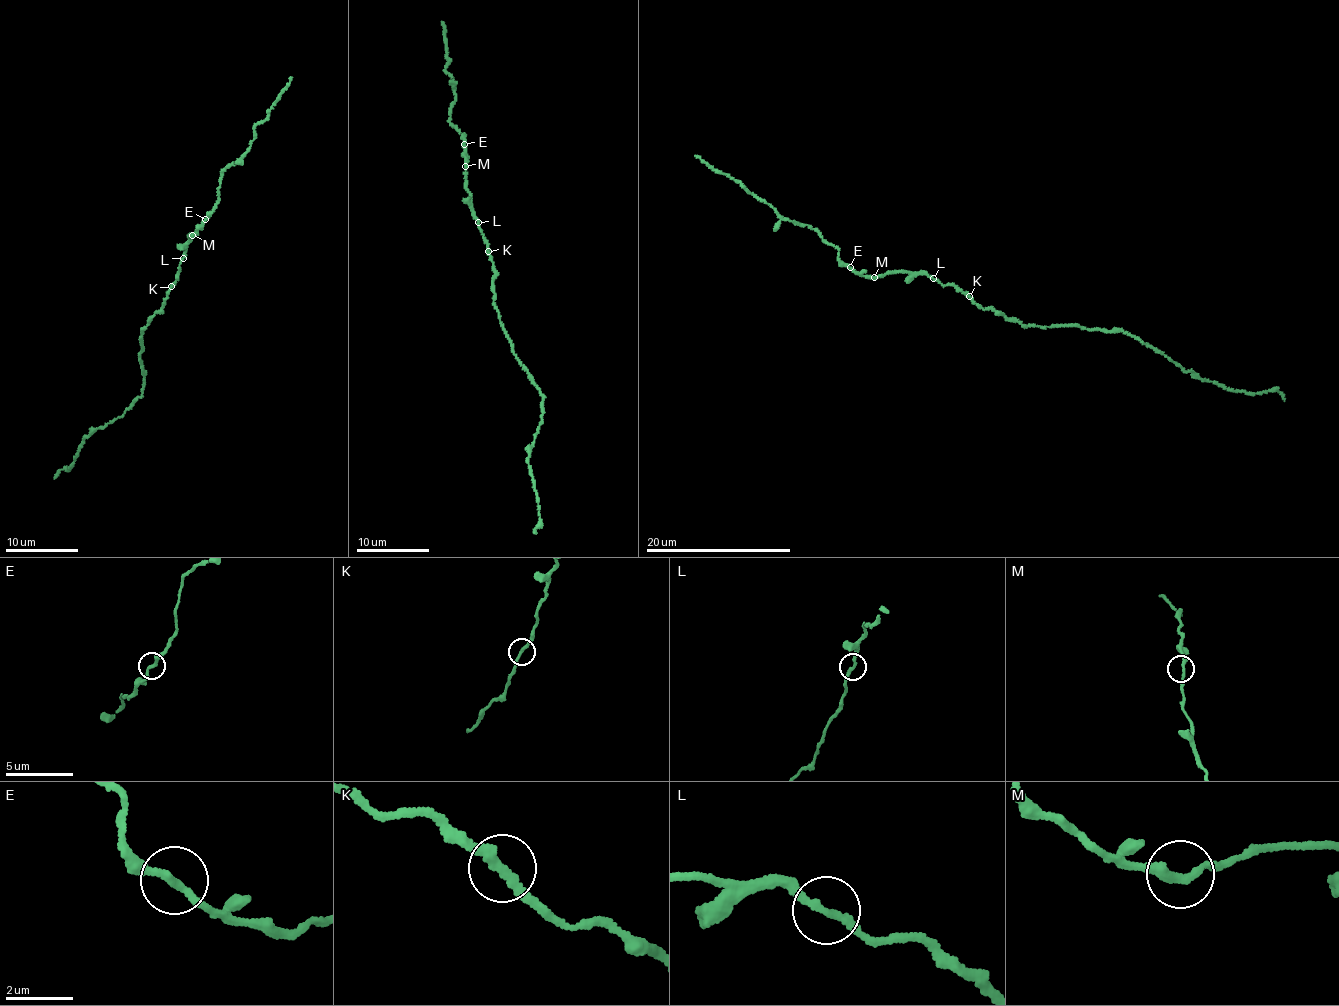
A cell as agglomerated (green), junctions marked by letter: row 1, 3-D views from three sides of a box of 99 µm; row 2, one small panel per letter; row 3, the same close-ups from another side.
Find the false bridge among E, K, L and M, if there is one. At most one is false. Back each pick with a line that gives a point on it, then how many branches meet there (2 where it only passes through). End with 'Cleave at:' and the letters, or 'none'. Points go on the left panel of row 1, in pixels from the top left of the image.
K: (171, 286) | 2
Cleave at: K

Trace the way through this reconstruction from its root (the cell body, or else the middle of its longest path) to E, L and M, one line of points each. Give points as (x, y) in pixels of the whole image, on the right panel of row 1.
E: (979, 307), (955, 287), (938, 283), (926, 275), (889, 271), (874, 277), (855, 274), (850, 267)
L: (979, 307), (955, 287), (933, 278)
M: (979, 307), (955, 287), (938, 283), (926, 275), (889, 271), (874, 277)

